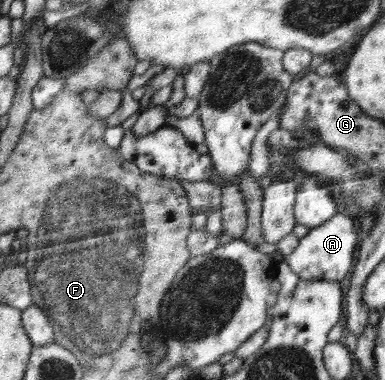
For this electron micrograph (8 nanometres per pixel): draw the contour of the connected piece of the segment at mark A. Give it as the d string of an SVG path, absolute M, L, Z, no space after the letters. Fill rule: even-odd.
M336 213L324 224L311 228L299 239L296 248L284 256L284 260L304 280L341 281L352 268L356 242L358 242L358 232L354 226L354 218Z

